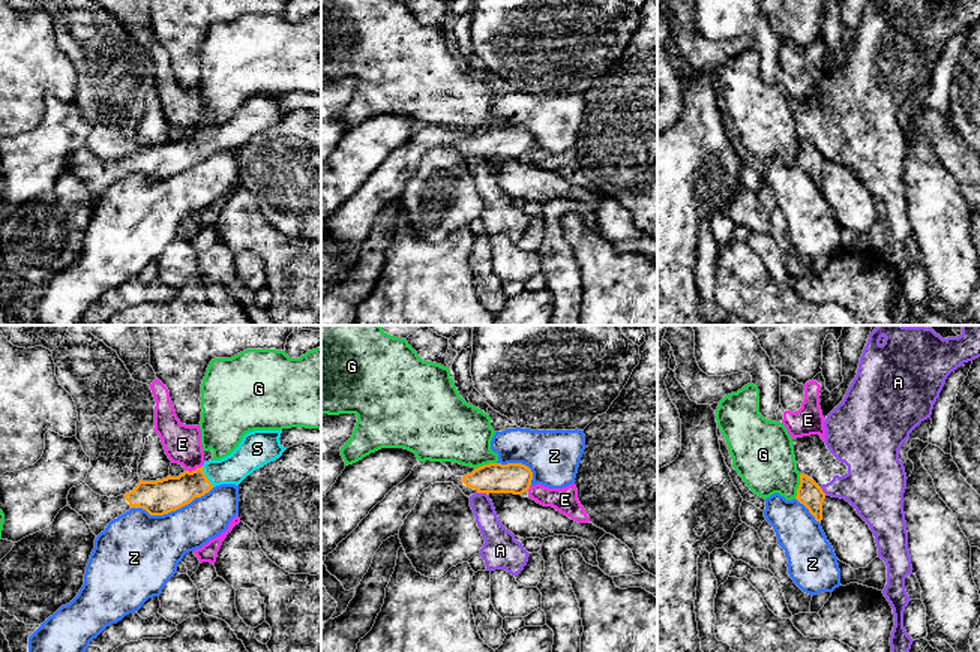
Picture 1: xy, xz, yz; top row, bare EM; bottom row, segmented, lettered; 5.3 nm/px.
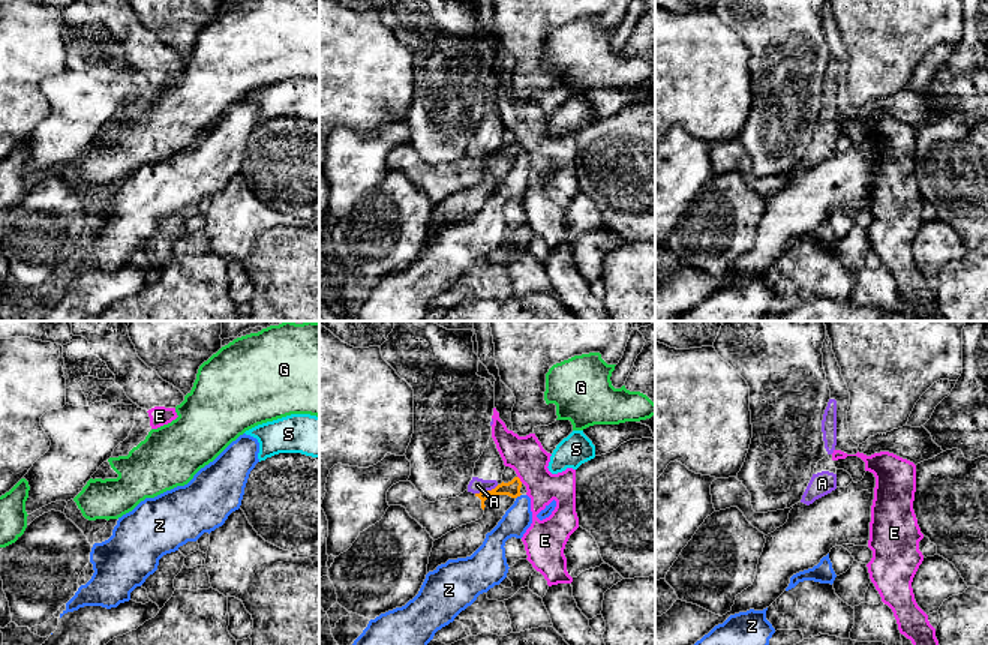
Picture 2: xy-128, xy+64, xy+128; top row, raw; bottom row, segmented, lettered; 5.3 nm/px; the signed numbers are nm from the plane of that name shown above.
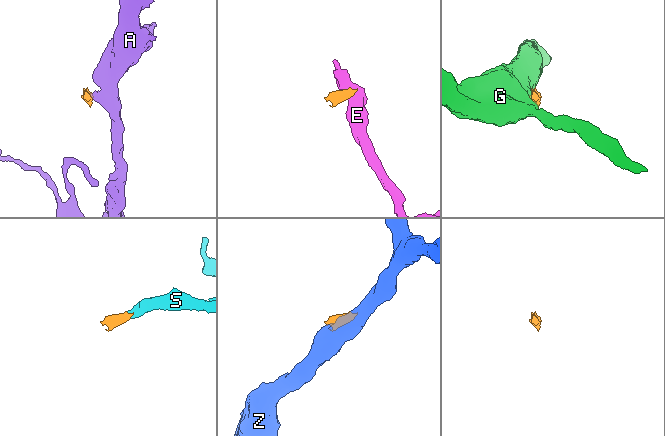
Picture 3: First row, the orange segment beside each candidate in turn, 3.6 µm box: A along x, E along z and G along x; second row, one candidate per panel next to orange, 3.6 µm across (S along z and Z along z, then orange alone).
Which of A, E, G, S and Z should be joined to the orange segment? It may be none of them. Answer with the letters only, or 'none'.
S

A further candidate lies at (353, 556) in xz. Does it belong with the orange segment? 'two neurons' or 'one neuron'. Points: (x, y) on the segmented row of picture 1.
one neuron

